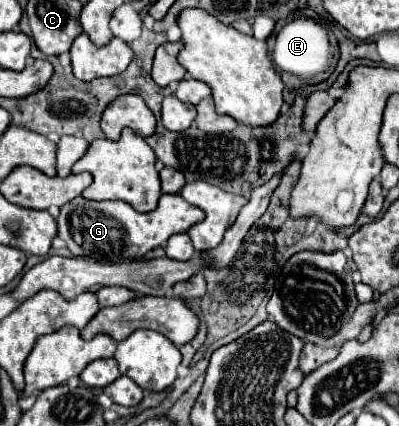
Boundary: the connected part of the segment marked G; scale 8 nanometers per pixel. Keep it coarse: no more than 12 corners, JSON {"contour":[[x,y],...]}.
{"contour":[[181,195],[137,213],[77,197],[57,229],[75,257],[141,259],[203,219]]}

